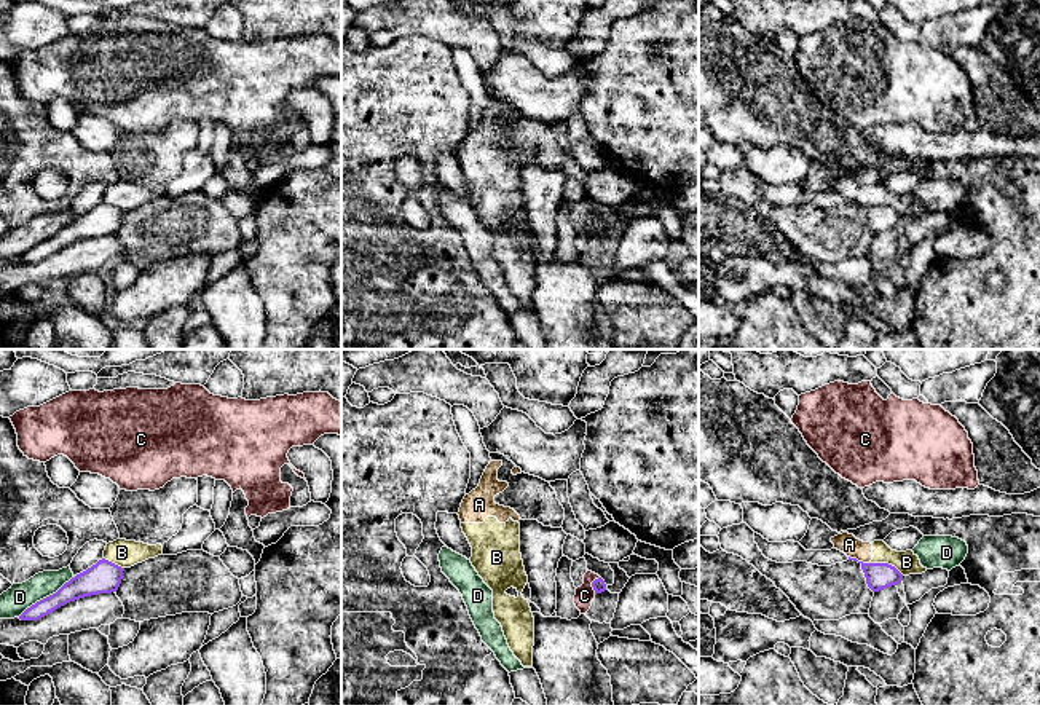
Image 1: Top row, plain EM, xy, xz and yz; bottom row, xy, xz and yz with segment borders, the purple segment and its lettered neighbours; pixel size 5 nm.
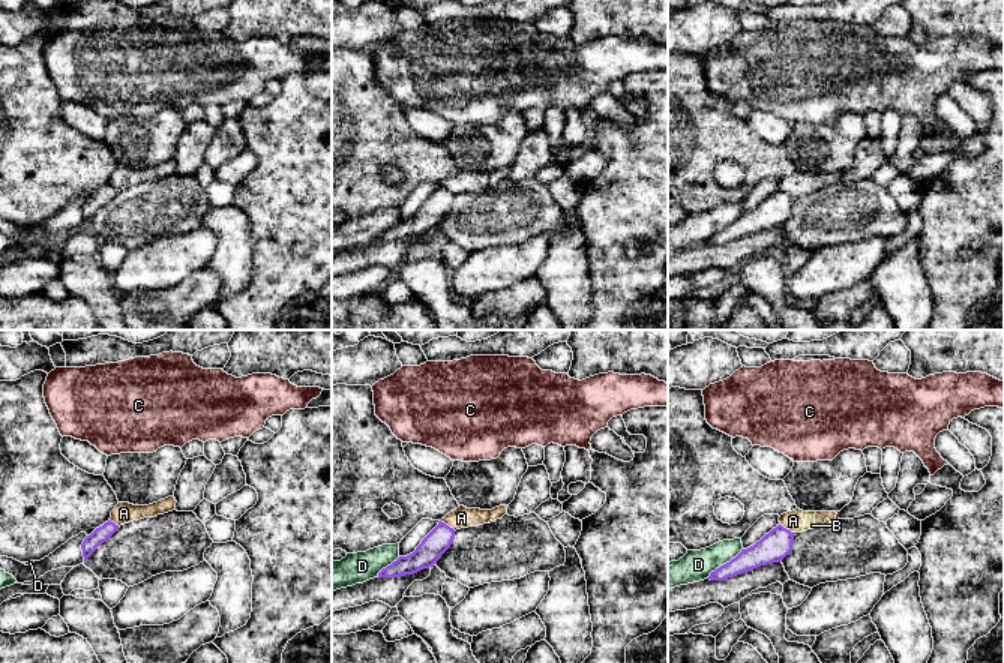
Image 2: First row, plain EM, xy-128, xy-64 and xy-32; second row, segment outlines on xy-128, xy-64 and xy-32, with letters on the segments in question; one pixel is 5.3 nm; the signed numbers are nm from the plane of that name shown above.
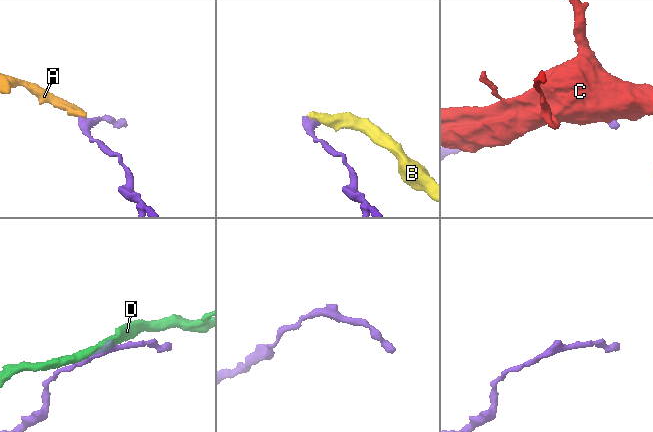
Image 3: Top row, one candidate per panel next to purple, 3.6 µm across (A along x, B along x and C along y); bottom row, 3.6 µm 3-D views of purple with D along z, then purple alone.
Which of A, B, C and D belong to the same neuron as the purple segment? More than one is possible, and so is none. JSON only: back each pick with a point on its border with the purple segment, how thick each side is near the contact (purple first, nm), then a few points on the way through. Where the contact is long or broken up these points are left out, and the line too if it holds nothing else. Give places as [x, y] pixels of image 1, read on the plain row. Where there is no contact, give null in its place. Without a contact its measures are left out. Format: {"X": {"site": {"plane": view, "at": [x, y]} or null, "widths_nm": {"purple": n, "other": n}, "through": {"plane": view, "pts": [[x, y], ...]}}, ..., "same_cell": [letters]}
{"same_cell": []}

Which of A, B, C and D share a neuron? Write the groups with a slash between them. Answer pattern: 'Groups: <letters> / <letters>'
Groups: A B / C / D

